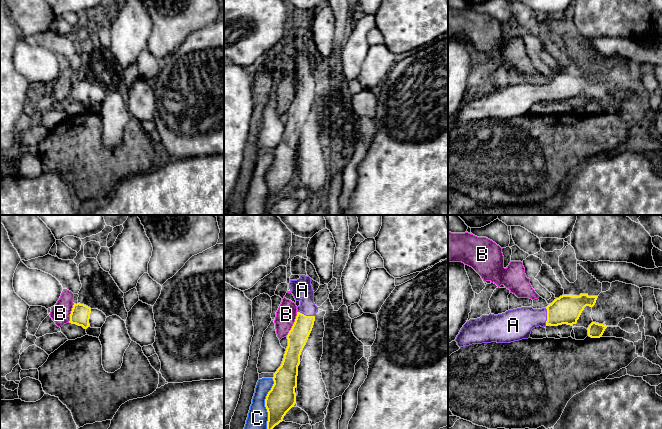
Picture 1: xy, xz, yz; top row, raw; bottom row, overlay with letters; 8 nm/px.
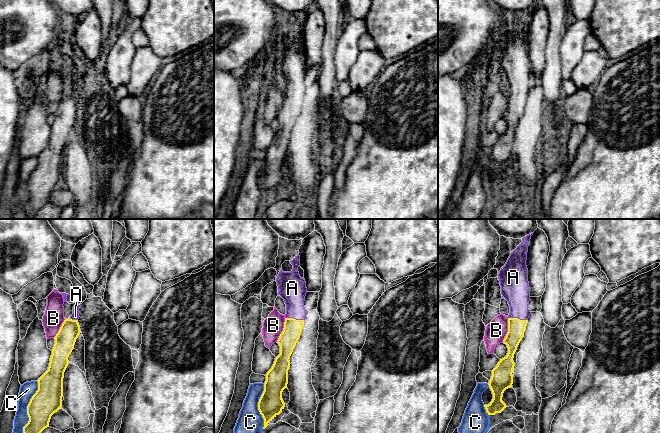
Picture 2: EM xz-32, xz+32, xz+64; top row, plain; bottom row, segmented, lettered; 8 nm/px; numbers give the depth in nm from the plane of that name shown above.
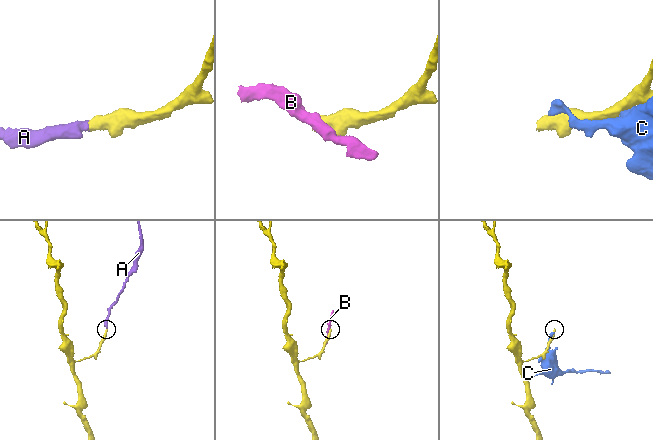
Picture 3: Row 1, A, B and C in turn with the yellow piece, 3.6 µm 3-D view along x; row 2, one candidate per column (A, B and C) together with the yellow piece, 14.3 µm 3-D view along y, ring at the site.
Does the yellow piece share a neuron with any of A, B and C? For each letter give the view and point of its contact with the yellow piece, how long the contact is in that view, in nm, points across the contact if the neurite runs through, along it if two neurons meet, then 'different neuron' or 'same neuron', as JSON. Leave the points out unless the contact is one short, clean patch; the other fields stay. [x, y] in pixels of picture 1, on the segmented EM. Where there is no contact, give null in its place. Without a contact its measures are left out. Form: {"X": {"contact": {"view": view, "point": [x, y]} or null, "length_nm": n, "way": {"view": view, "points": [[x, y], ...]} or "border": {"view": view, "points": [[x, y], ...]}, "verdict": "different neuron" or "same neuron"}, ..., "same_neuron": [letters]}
{"A": {"contact": {"view": "xz", "point": [305, 315]}, "length_nm": 150, "way": {"view": "xz", "points": [[297, 337], [303, 325], [305, 315], [305, 294], [302, 290]]}, "verdict": "same neuron"}, "B": {"contact": {"view": "xz", "point": [293, 324]}, "length_nm": 220, "verdict": "different neuron"}, "C": {"contact": {"view": "xz", "point": [265, 404]}, "length_nm": 400, "verdict": "different neuron"}, "same_neuron": ["A"]}

